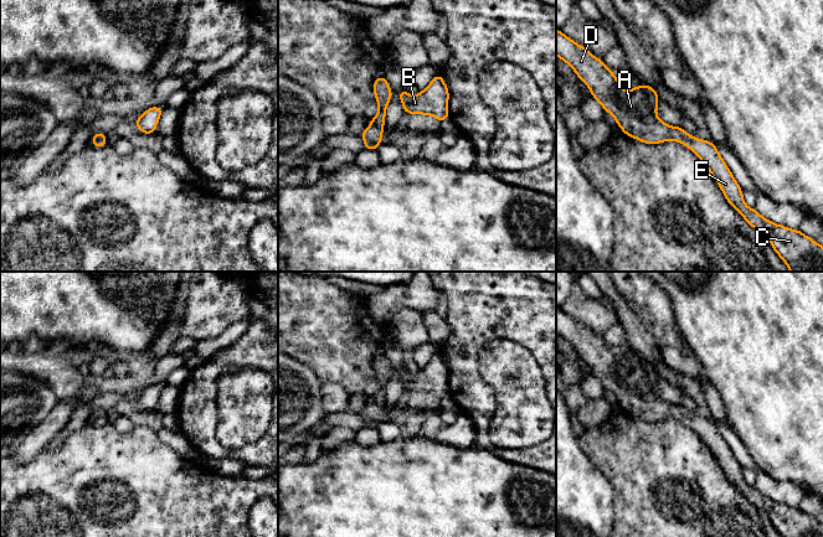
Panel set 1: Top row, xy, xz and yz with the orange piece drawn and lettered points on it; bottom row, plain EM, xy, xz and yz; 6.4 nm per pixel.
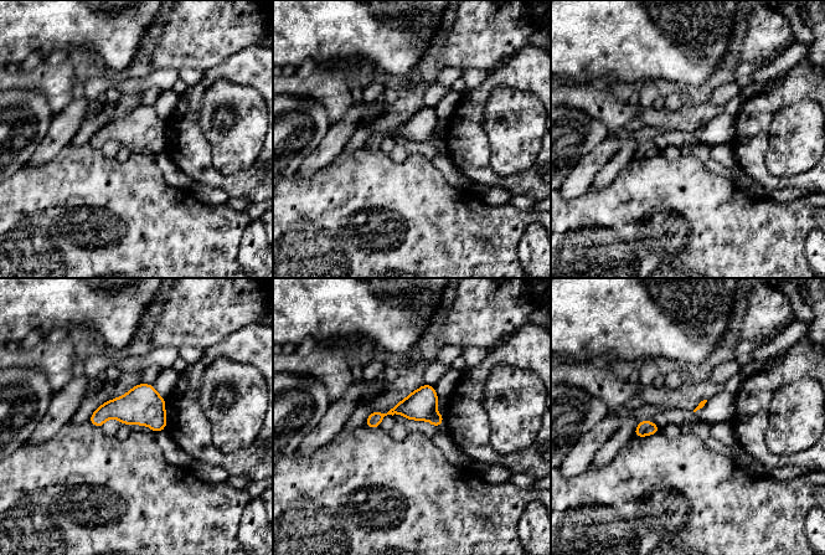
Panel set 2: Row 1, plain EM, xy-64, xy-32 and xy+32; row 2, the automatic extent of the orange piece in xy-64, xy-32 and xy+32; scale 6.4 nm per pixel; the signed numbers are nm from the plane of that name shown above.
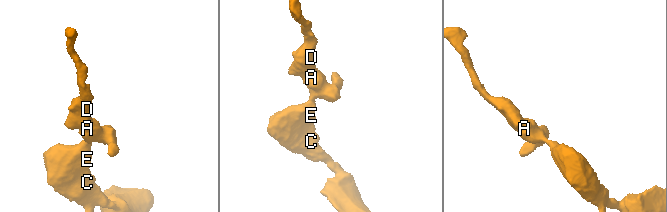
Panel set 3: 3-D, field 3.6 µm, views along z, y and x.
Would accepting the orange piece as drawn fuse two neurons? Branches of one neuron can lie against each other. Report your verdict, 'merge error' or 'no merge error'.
no merge error

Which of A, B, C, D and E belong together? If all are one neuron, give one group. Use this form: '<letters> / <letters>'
A B C D E

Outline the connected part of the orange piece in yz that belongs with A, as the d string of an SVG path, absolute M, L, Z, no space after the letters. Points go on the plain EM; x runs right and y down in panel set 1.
M557 306L556 334L571 344L590 366L591 373L601 381L605 389L614 394L626 413L650 423L675 418L694 429L716 458L727 480L758 511L767 513L781 537L823 537L823 523L799 507L776 502L746 484L742 466L710 418L690 414L681 404L667 403L657 394L659 376L654 366L641 362L626 370L602 337Z

